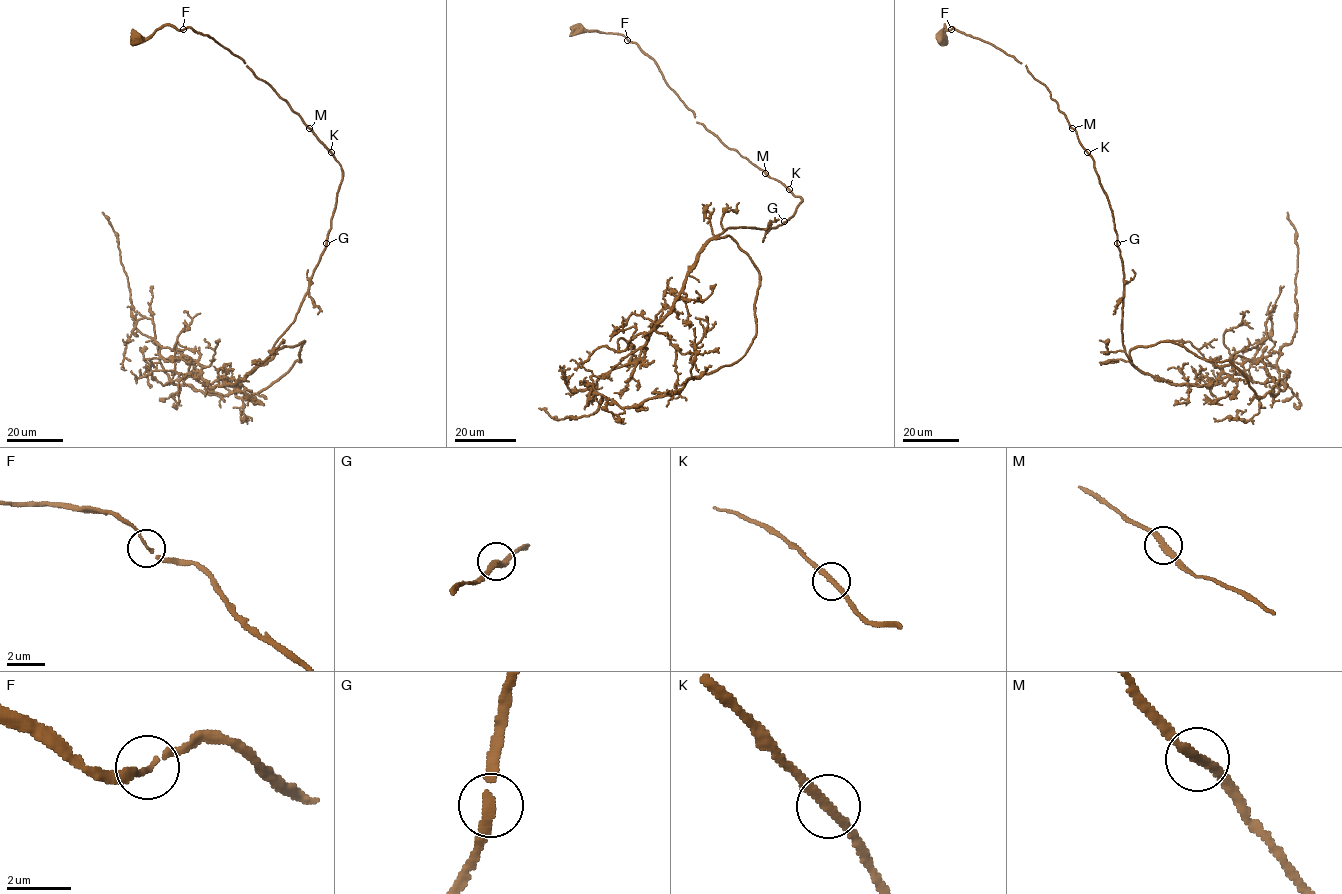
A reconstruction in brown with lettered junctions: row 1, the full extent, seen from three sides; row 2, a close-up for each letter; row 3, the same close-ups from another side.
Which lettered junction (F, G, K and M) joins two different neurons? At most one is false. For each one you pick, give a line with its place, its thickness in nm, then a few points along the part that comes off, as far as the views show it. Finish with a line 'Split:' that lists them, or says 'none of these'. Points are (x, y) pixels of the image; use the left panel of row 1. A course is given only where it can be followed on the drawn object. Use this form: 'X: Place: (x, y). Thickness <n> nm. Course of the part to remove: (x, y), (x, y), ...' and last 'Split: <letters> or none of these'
Split: none of these

